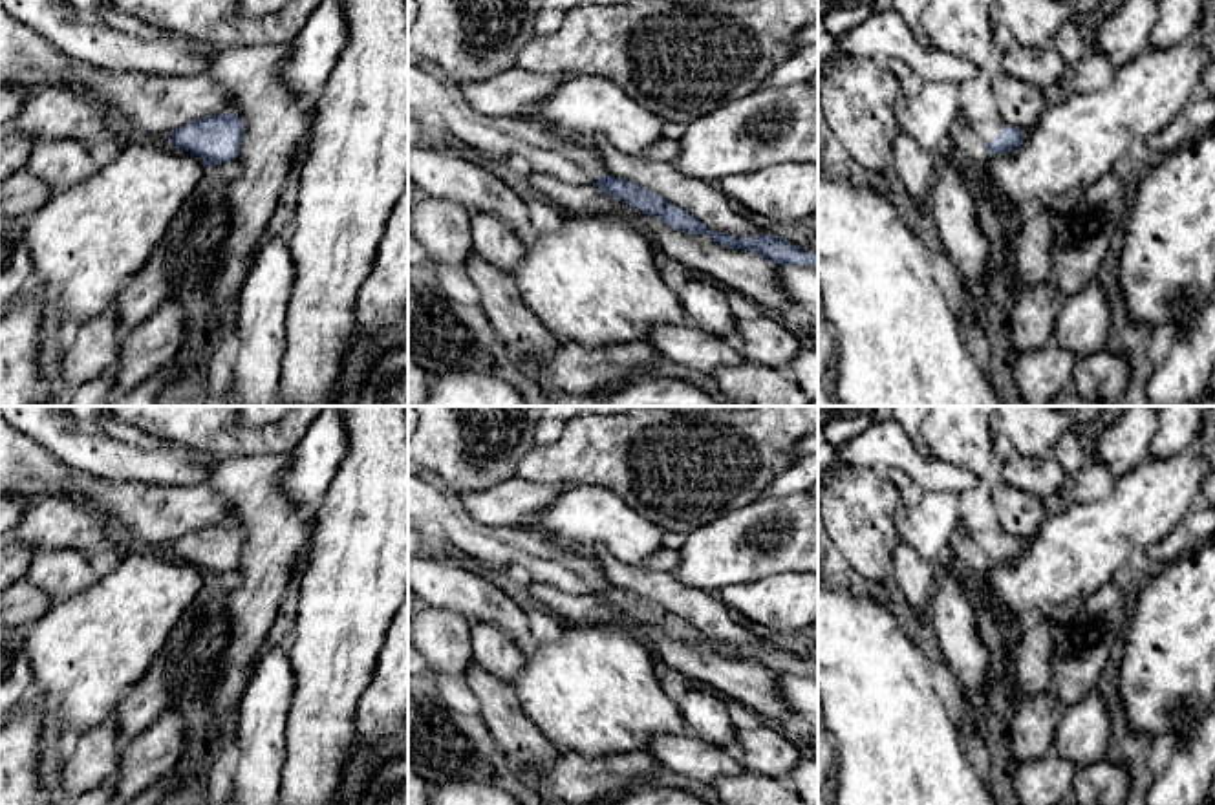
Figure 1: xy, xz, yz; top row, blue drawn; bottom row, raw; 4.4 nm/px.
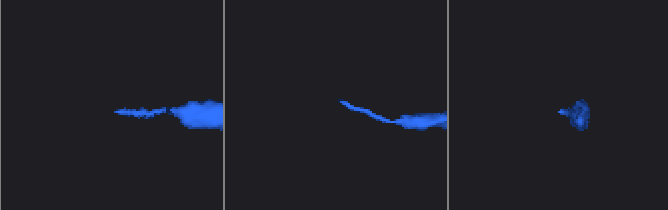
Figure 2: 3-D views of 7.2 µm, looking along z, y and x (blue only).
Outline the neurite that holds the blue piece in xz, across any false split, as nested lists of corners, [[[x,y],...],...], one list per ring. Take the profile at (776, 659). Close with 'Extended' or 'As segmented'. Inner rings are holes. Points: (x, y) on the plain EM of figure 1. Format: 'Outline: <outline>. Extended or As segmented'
Outline: [[[408,461],[408,518],[437,525],[457,558],[485,567],[525,565],[532,580],[575,595],[595,595],[635,620],[686,644],[708,644],[726,659],[752,660],[772,673],[816,675],[818,664],[774,644],[736,648],[710,640],[662,606],[611,585],[595,556],[578,556],[531,527],[487,527],[476,521],[457,494],[426,467]]]. Extended

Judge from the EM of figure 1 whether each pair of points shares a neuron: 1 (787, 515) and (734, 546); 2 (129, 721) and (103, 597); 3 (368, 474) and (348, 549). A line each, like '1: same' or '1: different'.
1: same
2: same
3: same

